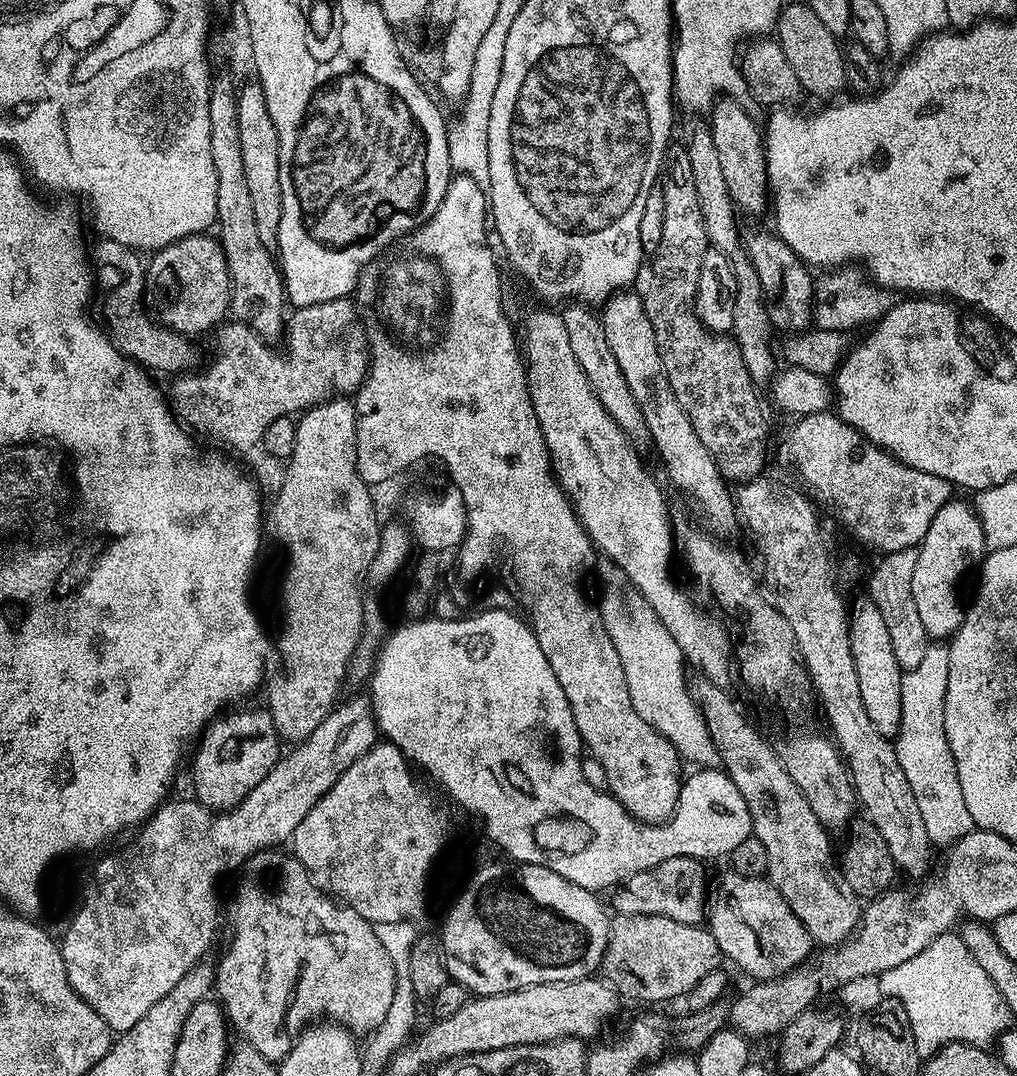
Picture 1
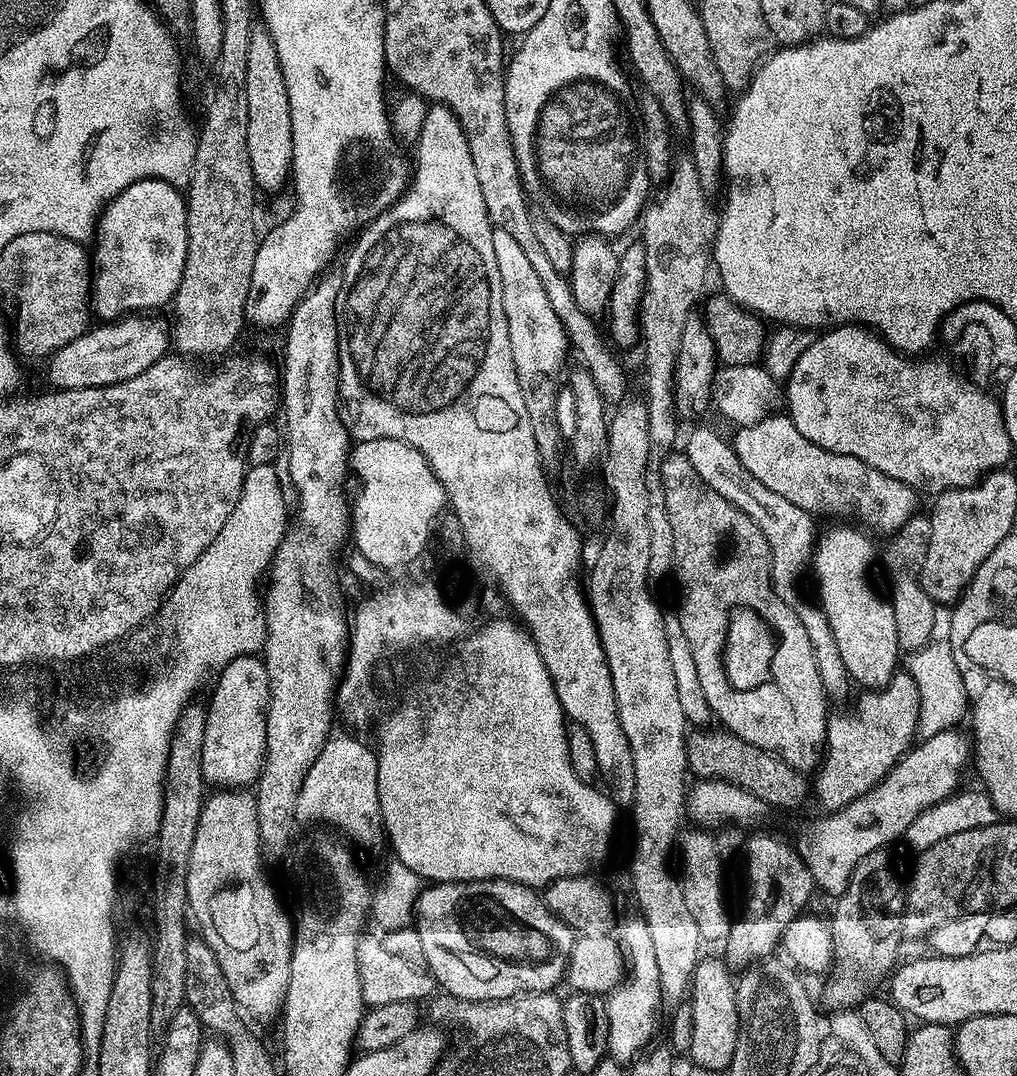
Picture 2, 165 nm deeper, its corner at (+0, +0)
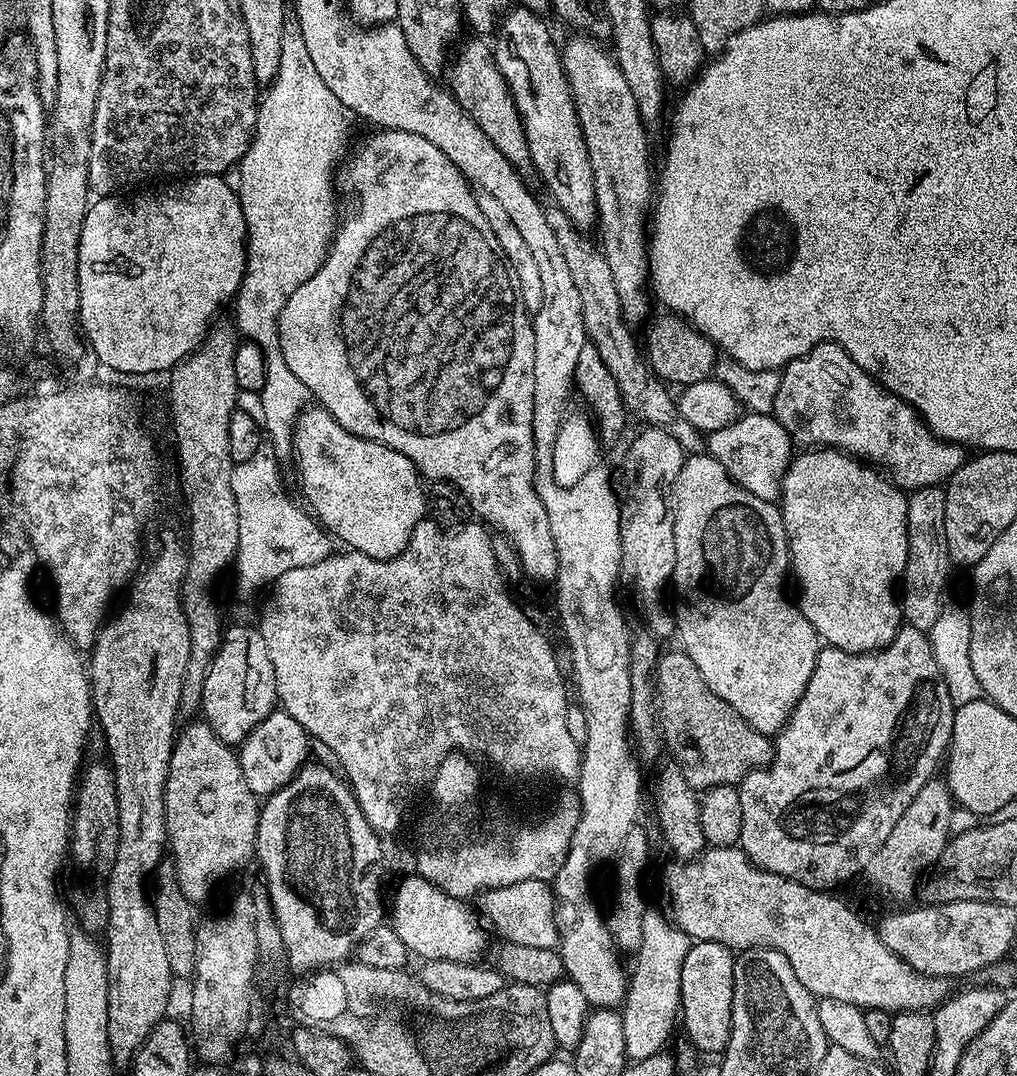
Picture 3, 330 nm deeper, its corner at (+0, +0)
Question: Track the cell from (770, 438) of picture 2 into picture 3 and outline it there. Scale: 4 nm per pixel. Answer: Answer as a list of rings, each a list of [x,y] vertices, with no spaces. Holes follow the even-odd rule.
[[[762,412],[742,414],[730,426],[722,426],[722,430],[707,433],[706,452],[734,478],[738,486],[750,490],[754,498],[762,498],[773,502],[779,501],[780,483],[788,465],[794,459],[794,441],[785,431],[775,415]]]

